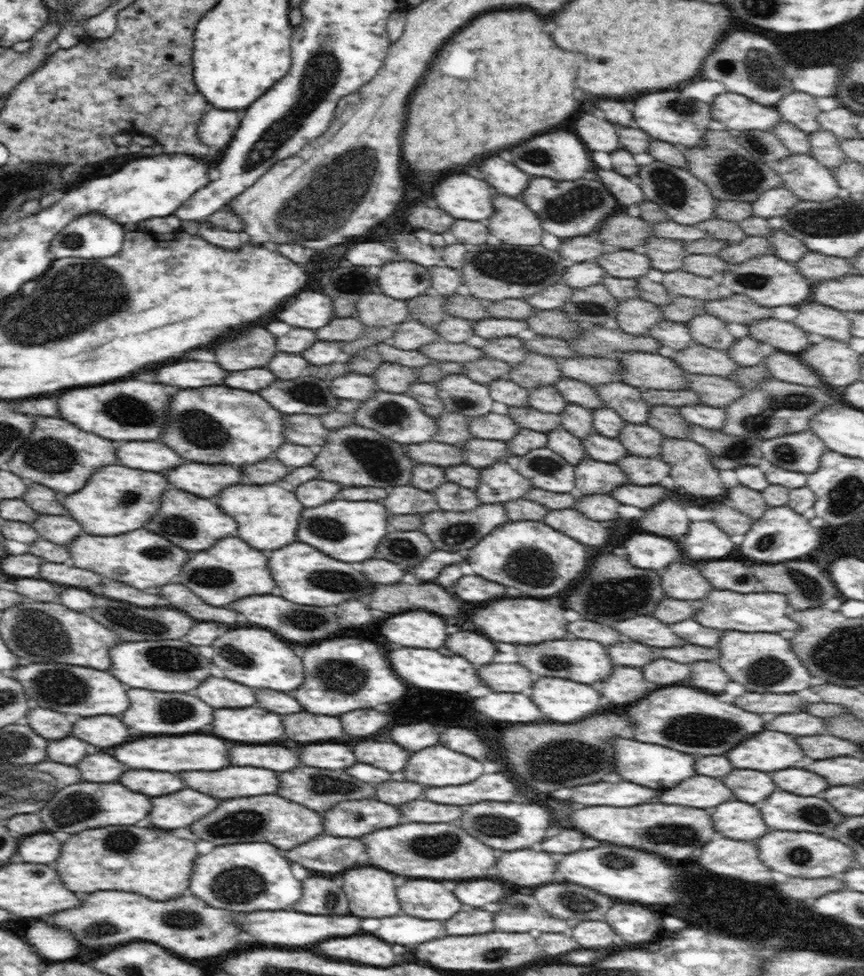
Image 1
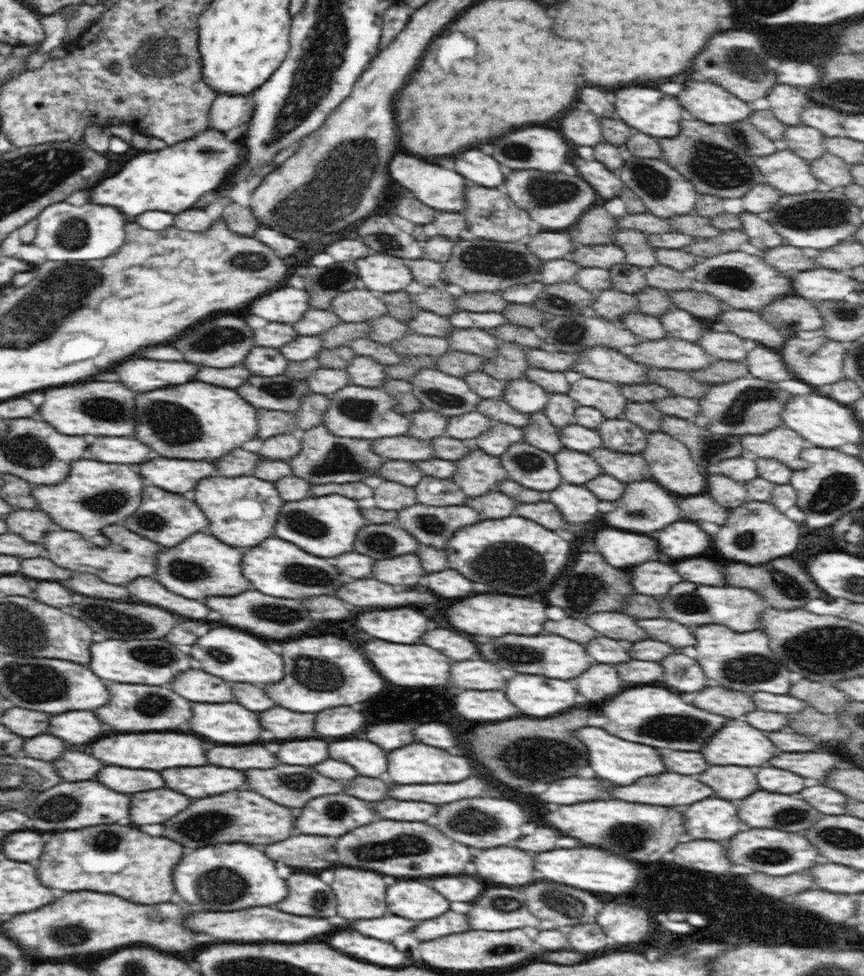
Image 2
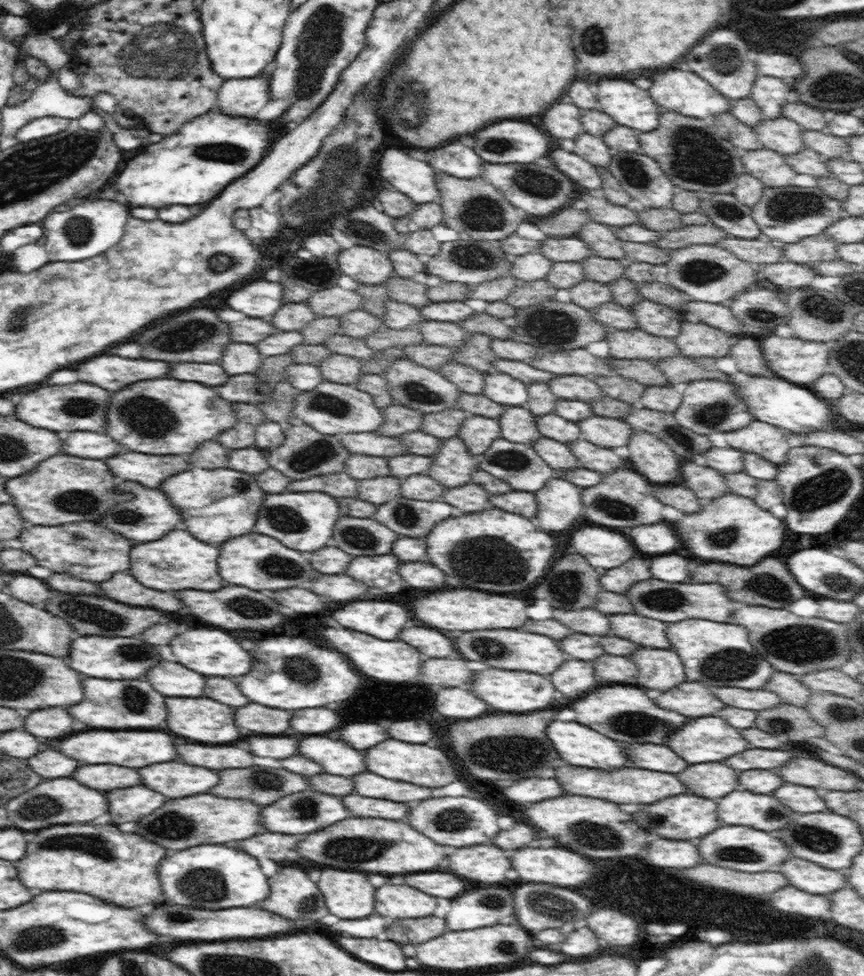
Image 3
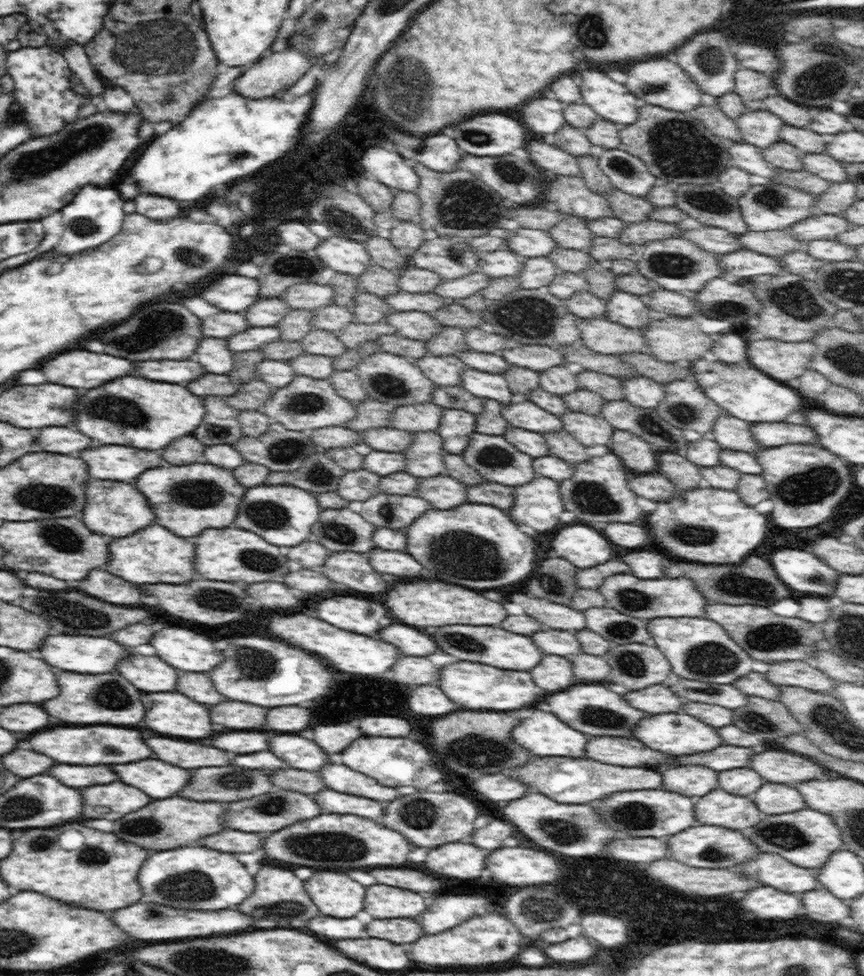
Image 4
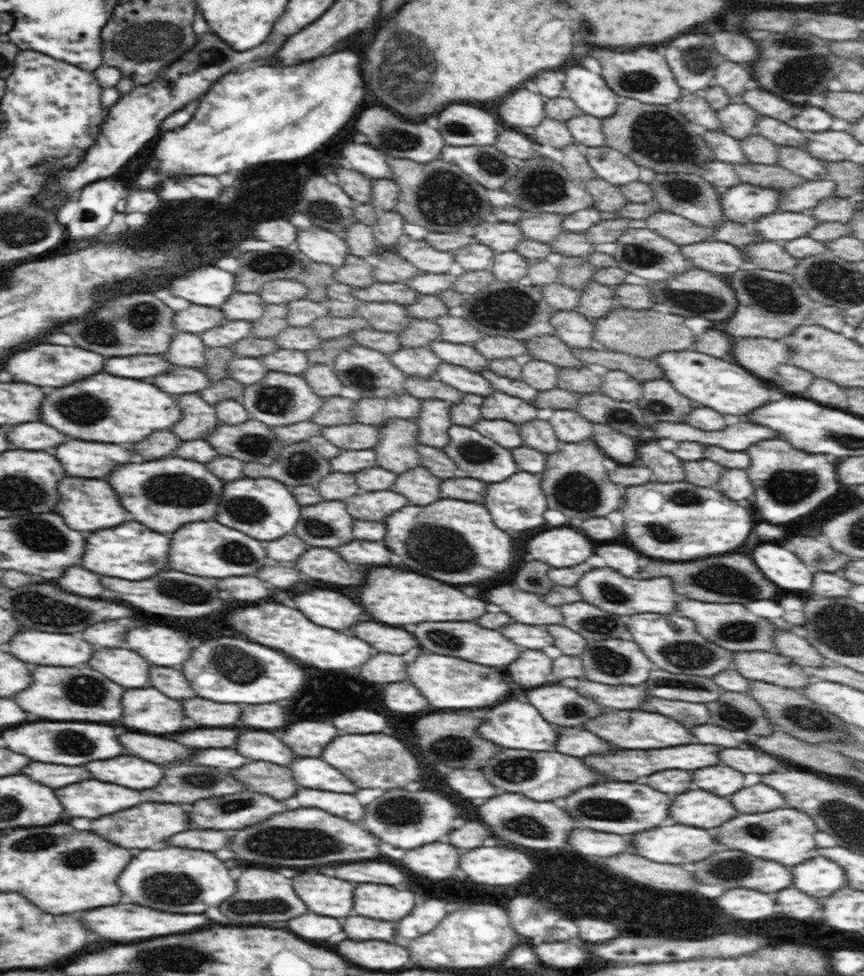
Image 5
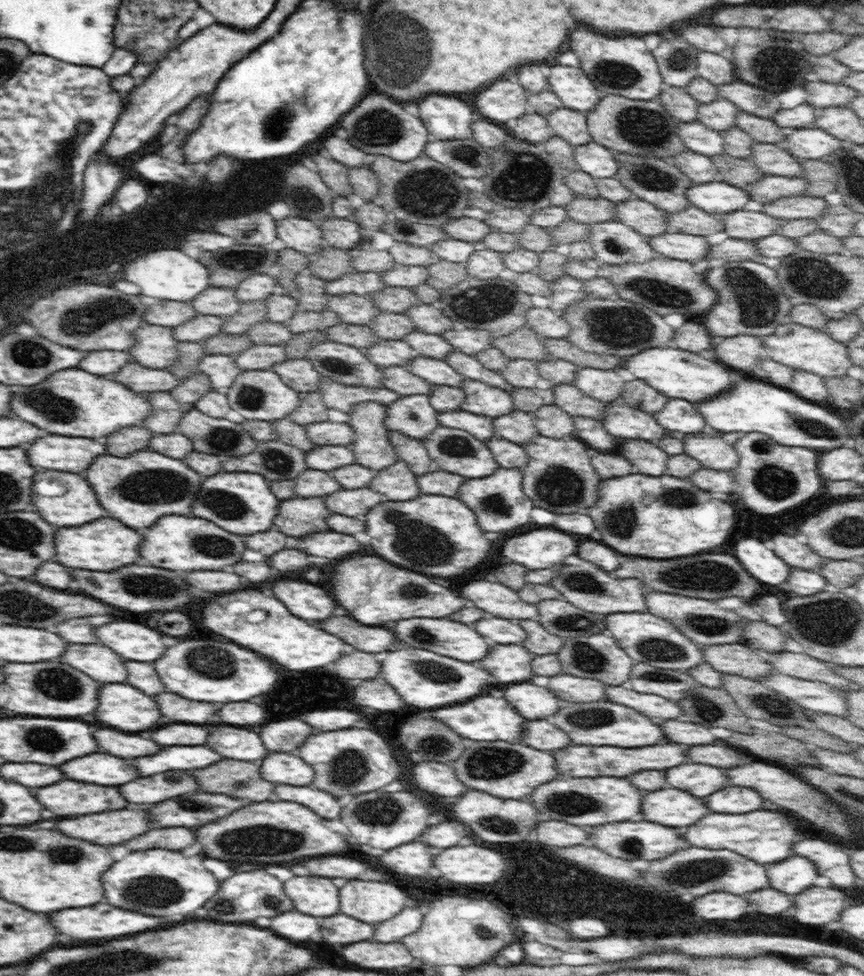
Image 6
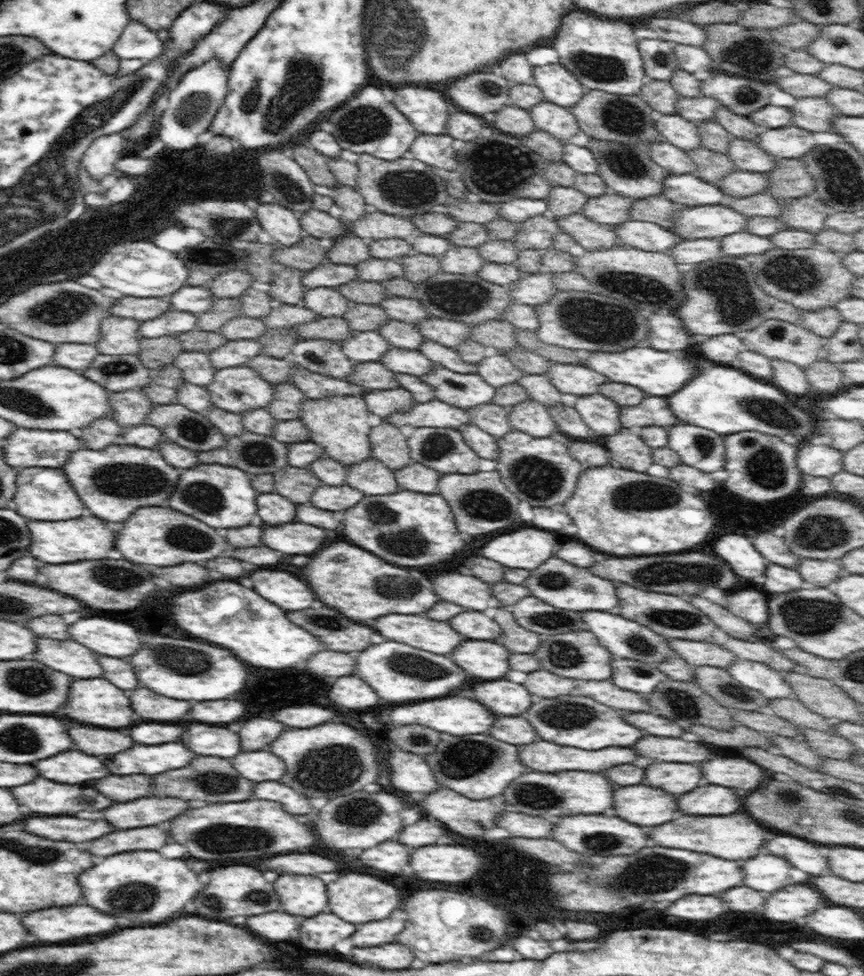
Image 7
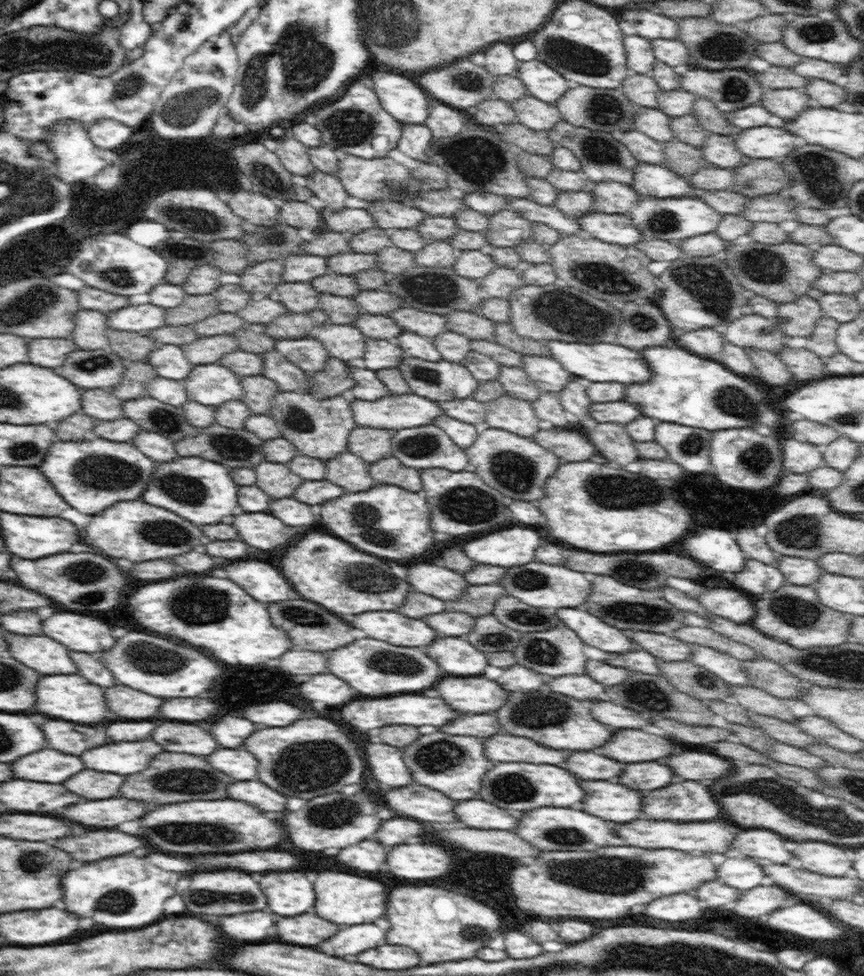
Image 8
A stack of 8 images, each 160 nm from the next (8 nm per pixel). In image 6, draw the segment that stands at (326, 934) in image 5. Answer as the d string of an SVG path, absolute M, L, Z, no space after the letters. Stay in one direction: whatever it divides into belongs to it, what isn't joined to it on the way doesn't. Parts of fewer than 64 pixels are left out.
M288 912L288 914L280 914L276 918L272 918L272 926L268 926L270 930L276 930L276 934L280 934L282 938L288 940L320 940L320 924L322 918L312 918L300 912Z

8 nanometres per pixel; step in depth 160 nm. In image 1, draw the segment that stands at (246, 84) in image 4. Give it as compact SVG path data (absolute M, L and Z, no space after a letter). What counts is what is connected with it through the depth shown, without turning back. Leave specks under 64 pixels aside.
M207 107L197 131L204 144L223 150L232 140L232 135L238 130L240 123L235 110Z

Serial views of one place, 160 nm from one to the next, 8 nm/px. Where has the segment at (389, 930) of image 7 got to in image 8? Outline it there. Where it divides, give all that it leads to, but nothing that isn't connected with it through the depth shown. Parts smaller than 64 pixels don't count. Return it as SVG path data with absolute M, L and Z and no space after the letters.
M359 924L344 926L338 934L325 942L332 944L334 954L332 956L348 956L348 954L360 954L364 950L380 947L386 937L386 930L374 926L374 924Z

